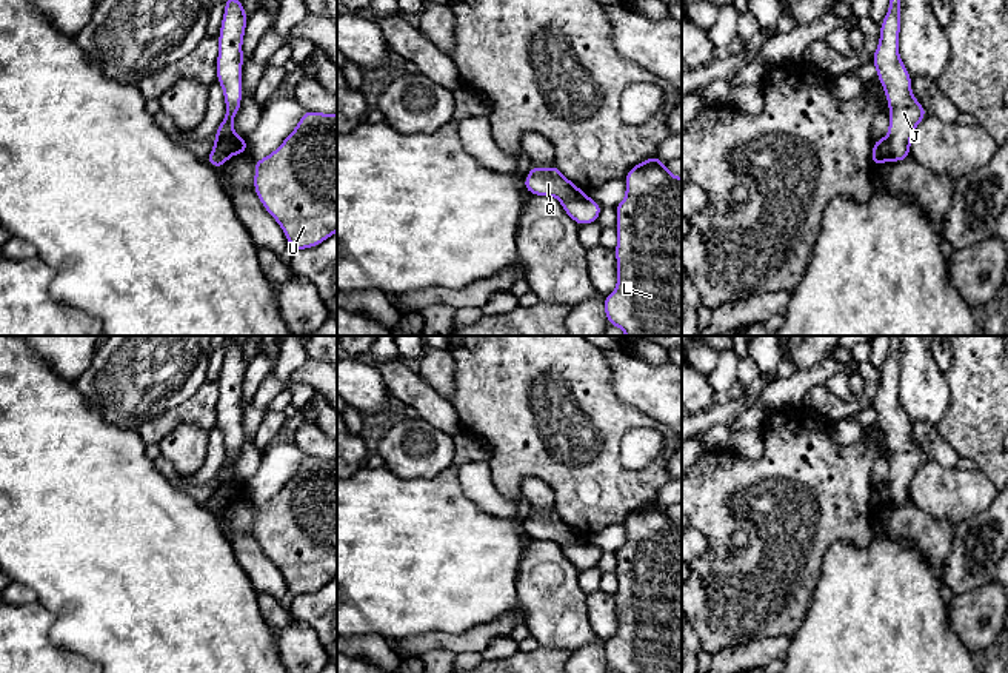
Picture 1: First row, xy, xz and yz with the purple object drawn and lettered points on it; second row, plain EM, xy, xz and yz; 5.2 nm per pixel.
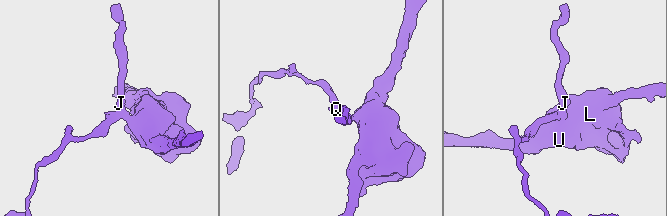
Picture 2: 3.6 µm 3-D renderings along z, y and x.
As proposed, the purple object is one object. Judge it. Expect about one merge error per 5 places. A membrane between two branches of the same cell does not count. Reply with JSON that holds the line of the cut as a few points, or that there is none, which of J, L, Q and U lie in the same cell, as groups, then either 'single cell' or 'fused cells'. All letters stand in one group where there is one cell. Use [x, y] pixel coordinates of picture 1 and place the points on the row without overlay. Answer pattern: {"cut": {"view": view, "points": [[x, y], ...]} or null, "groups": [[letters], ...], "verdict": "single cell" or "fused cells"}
{"cut": {"view": "yz", "points": [[887, 482], [893, 504]]}, "groups": [["J", "L", "U"], ["Q"]], "verdict": "fused cells"}

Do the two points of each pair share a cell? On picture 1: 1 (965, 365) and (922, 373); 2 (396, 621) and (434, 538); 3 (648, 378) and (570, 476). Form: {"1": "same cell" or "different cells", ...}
{"1": "different cells", "2": "same cell", "3": "different cells"}

